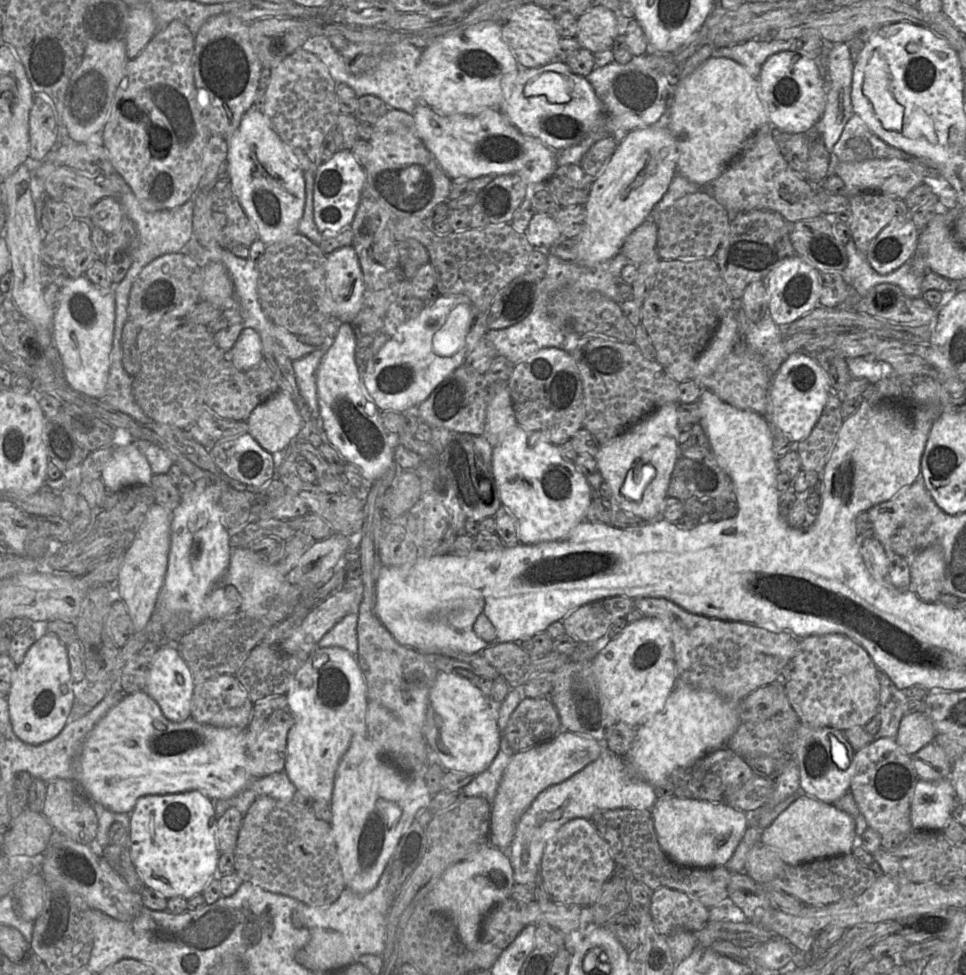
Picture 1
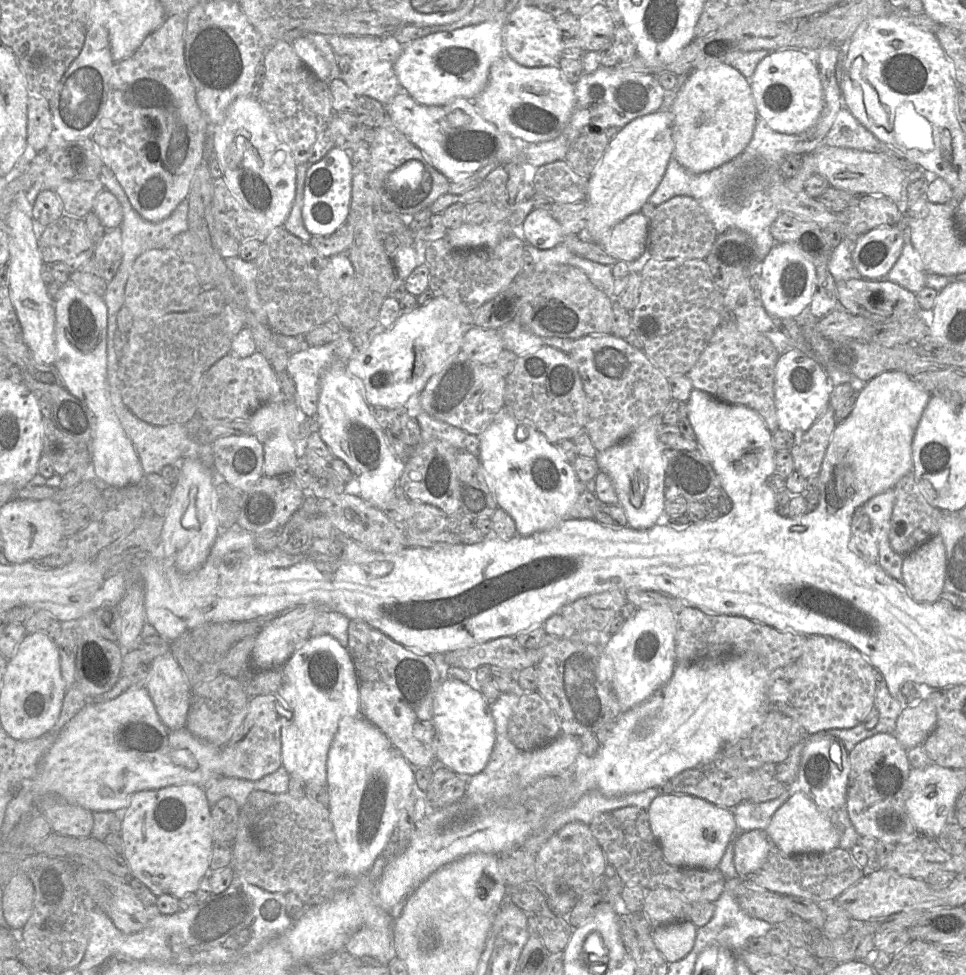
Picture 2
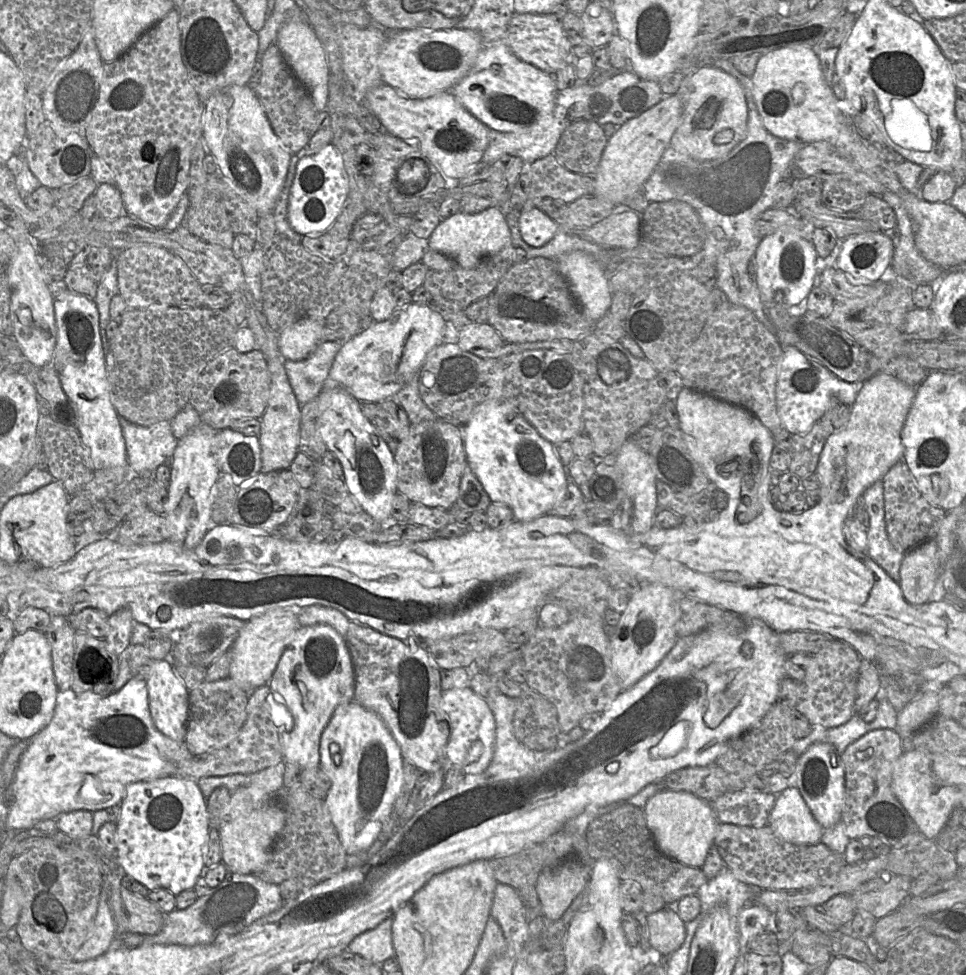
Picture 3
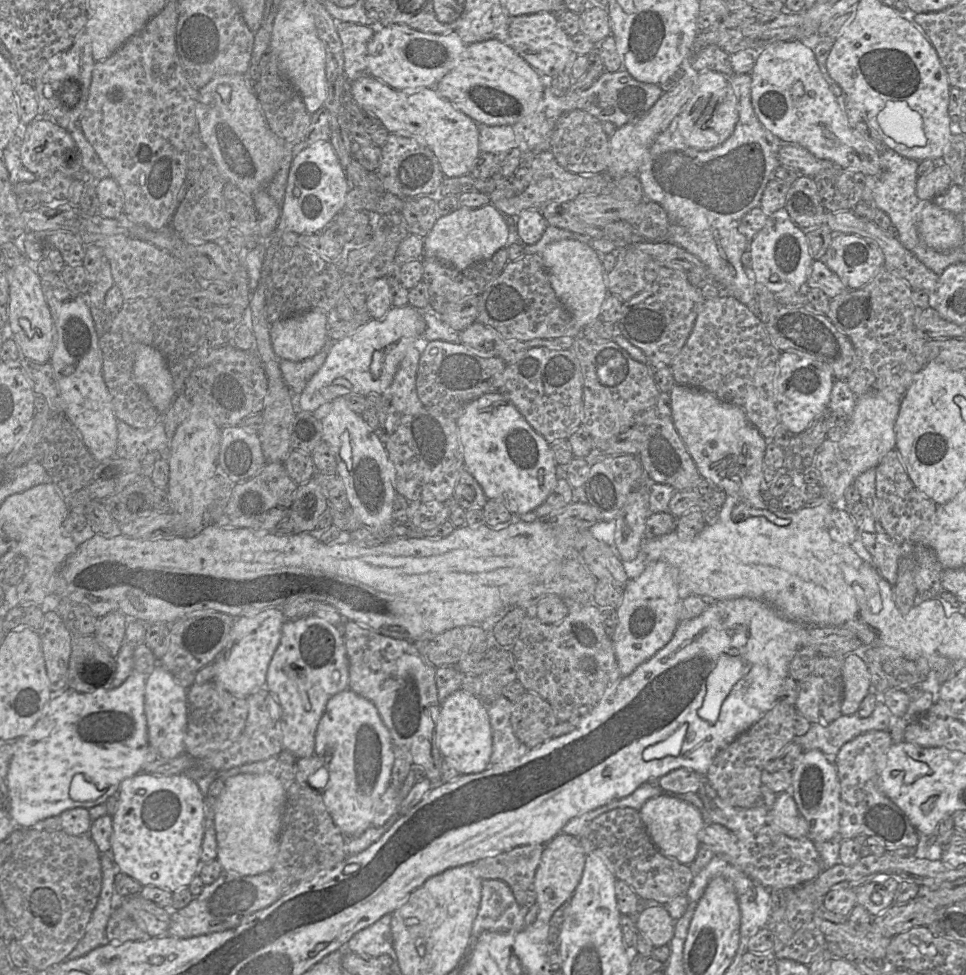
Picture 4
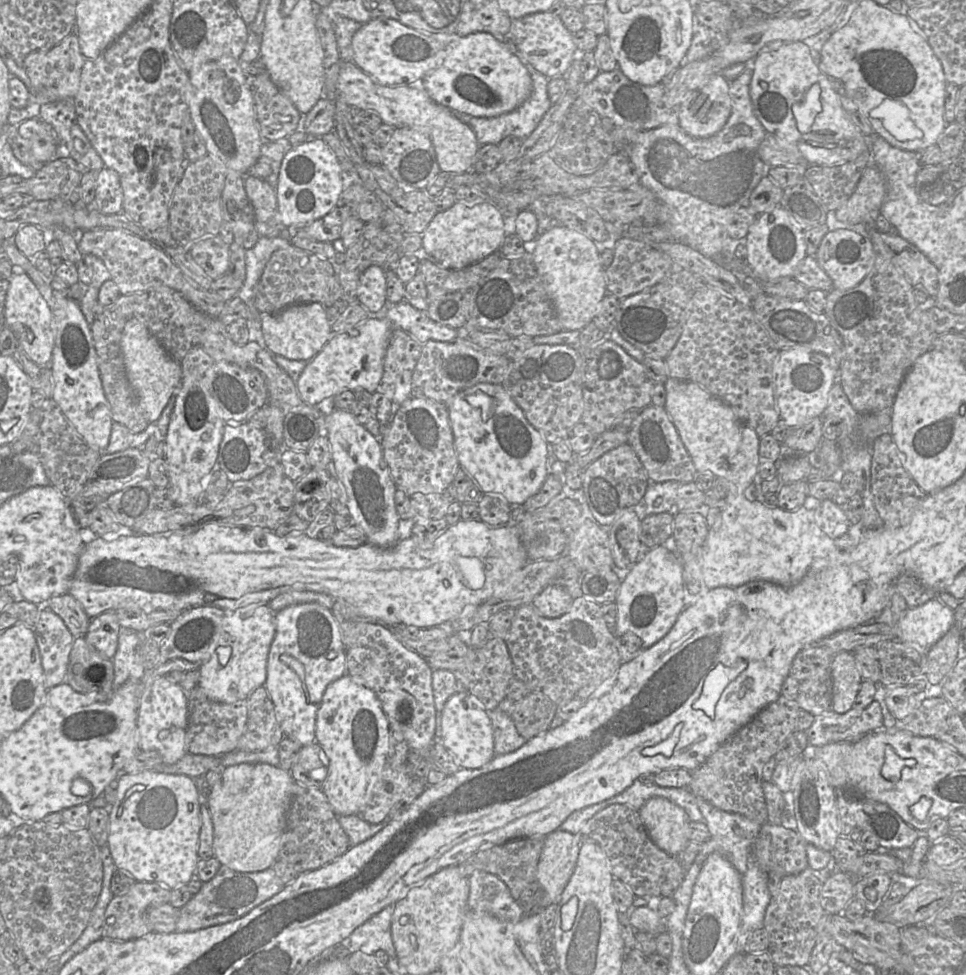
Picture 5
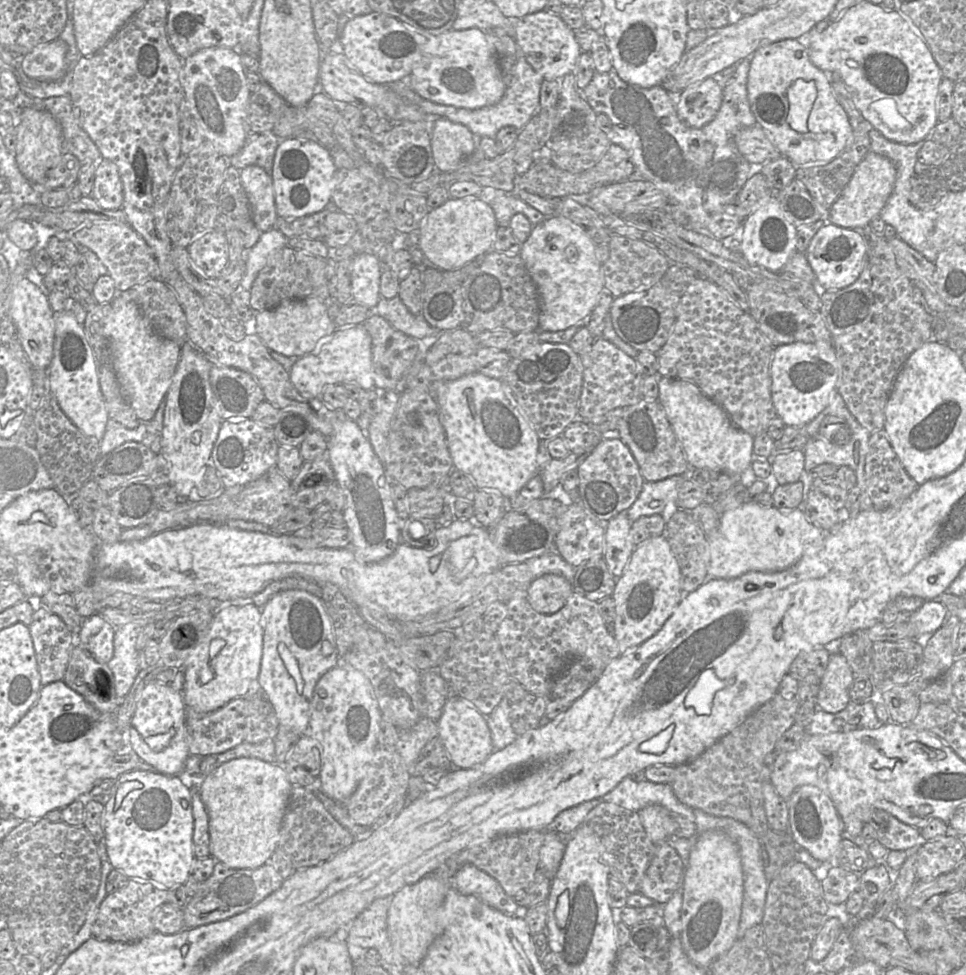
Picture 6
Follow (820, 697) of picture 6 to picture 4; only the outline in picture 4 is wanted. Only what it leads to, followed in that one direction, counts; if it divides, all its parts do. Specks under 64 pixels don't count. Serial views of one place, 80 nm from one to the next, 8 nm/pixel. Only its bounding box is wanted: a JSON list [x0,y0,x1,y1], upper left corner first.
[842,653,873,715]

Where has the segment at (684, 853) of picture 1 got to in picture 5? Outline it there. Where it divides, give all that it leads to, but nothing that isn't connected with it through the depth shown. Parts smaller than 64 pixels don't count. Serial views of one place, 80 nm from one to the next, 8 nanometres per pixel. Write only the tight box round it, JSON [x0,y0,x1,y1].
[639,797,690,856]

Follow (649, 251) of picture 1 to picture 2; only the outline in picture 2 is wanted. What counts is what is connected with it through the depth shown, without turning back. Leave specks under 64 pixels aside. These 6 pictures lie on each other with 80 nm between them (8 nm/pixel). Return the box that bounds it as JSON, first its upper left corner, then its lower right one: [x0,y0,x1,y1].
[577,213,650,263]

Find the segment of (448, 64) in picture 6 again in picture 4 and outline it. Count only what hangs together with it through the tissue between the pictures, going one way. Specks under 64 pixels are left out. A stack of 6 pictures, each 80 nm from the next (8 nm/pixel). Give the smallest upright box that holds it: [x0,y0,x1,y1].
[436,39,544,125]

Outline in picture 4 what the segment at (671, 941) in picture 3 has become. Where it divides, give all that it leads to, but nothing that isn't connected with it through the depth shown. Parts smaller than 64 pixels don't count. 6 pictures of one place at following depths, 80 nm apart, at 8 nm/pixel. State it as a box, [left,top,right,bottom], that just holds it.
[636,905,675,947]

